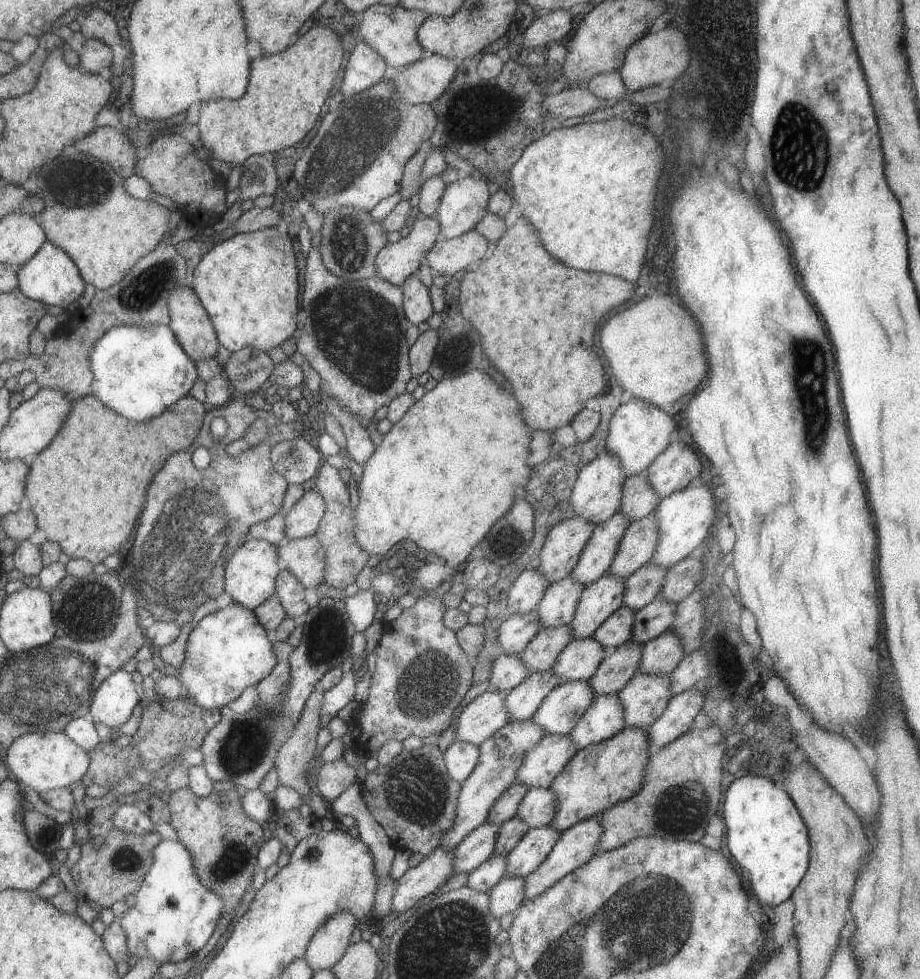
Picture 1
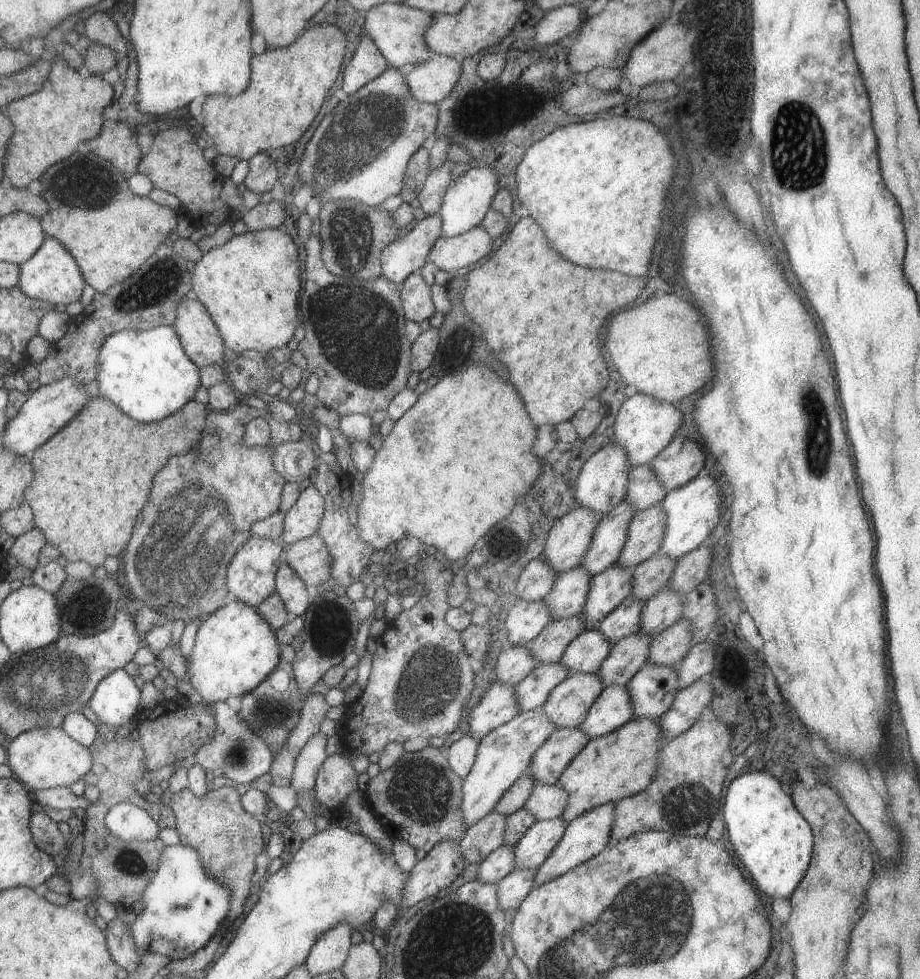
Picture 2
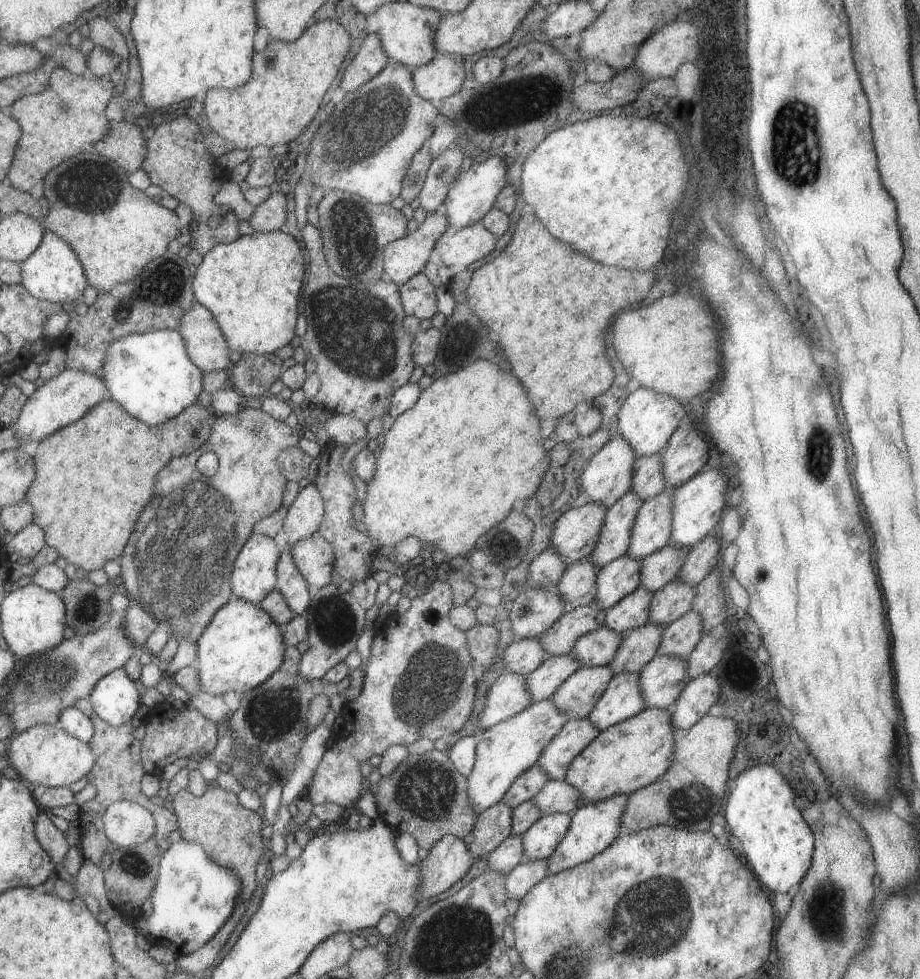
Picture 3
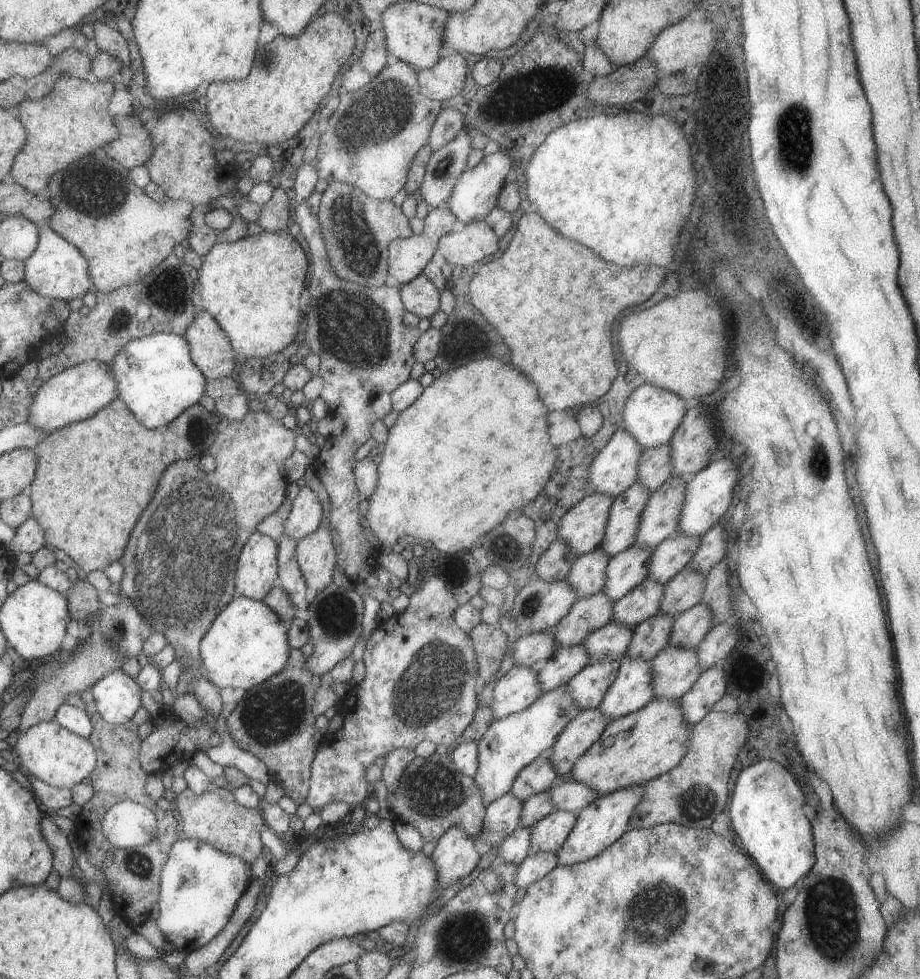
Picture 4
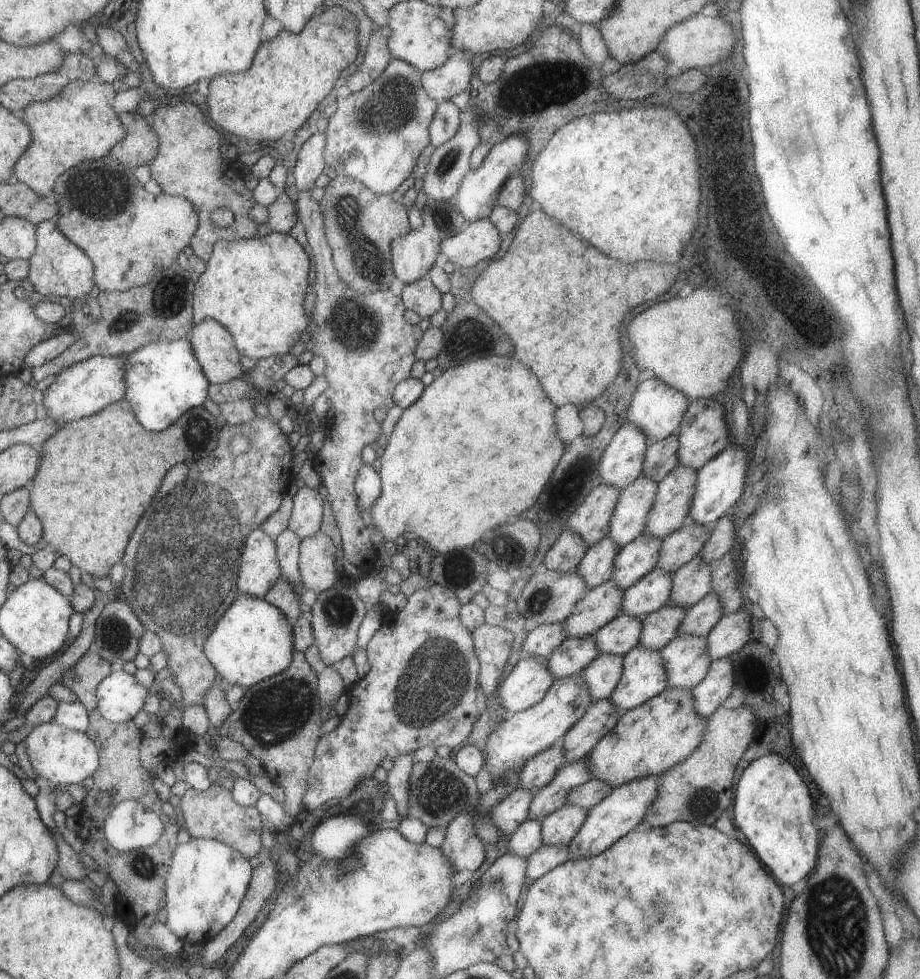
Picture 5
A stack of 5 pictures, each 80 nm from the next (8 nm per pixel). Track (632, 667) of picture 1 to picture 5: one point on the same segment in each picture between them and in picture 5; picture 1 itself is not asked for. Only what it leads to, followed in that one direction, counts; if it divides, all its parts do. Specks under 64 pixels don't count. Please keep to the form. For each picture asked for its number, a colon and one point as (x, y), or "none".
2: (626, 656)
3: (638, 646)
4: (649, 637)
5: (658, 627)

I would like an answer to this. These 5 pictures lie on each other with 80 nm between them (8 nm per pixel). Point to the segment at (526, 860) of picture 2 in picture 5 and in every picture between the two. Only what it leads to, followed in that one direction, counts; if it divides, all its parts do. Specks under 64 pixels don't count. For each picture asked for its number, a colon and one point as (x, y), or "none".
3: (539, 840)
4: (548, 833)
5: (558, 828)

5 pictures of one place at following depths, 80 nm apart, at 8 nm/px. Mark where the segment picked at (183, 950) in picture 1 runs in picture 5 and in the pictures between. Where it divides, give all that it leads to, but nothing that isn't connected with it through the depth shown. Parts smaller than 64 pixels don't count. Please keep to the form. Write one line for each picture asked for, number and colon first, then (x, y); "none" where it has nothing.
2: (184, 907)
3: (194, 896)
4: (200, 885)
5: (206, 881)

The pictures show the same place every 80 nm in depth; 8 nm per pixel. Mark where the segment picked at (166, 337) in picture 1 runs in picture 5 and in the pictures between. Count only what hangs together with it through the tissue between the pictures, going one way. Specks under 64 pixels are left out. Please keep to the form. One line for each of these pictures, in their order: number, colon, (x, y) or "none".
2: (146, 374)
3: (150, 375)
4: (155, 377)
5: (163, 379)

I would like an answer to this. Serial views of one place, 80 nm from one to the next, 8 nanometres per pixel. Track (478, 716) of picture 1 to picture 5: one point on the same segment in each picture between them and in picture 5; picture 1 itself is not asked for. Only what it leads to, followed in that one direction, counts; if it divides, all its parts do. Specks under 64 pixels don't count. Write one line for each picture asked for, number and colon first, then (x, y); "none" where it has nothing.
2: (499, 703)
3: (508, 695)
4: (518, 688)
5: (527, 682)

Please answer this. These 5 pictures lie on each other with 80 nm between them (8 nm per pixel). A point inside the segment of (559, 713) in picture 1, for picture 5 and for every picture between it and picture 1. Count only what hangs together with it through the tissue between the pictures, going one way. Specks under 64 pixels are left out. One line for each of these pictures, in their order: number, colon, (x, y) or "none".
2: (567, 704)
3: (576, 695)
4: (587, 688)
5: (601, 675)

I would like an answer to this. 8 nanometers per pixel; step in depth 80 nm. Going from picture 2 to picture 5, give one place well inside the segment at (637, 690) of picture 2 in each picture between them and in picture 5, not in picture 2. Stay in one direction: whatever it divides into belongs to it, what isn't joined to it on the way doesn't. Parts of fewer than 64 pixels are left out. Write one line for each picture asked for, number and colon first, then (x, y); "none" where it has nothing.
3: (661, 680)
4: (675, 668)
5: (685, 659)

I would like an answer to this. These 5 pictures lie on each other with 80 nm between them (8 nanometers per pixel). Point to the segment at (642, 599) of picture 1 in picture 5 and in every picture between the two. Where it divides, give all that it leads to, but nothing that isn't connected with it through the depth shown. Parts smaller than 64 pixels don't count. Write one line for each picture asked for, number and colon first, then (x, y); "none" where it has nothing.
2: (653, 574)
3: (660, 567)
4: (672, 554)
5: (677, 548)

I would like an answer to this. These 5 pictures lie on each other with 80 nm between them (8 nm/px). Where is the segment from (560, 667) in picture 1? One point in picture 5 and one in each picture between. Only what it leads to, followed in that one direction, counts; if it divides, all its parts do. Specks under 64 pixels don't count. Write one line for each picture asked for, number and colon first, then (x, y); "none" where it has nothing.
2: (584, 654)
3: (595, 648)
4: (610, 642)
5: (620, 634)

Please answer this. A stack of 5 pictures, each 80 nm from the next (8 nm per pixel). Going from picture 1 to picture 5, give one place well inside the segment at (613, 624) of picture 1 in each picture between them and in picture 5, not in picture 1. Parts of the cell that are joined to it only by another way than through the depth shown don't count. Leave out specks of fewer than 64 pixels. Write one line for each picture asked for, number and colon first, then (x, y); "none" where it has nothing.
2: (624, 619)
3: (632, 611)
4: (642, 601)
5: (650, 592)

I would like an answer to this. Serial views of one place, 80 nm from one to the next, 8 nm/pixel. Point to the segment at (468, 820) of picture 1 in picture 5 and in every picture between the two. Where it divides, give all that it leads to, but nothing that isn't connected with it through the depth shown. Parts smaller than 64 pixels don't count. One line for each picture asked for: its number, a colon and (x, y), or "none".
2: (503, 754)
3: (507, 748)
4: (509, 743)
5: (518, 736)

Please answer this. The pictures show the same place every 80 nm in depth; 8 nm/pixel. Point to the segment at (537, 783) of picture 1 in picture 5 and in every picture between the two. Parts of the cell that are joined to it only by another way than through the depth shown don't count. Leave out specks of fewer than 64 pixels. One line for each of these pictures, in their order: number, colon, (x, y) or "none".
2: (549, 760)
3: (575, 734)
4: (583, 730)
5: (601, 716)

